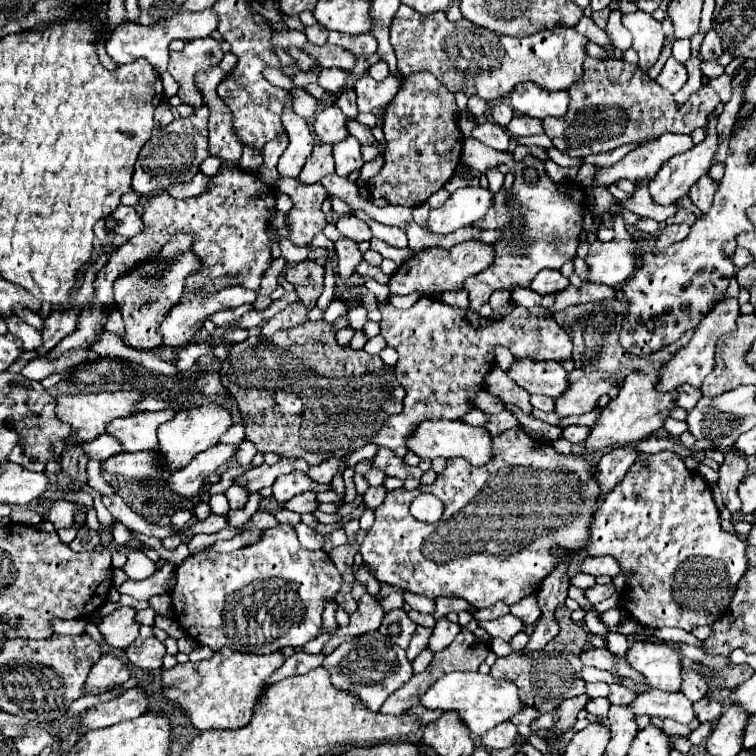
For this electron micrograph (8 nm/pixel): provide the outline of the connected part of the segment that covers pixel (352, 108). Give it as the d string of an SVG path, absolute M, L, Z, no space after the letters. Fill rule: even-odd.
M344 89L340 93L340 97L336 99L336 105L342 109L342 113L348 119L356 119L356 115L358 115L358 109L356 109L356 93L352 89Z

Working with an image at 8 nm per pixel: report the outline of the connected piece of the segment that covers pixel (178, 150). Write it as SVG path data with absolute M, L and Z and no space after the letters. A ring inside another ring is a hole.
M200 105L192 117L172 121L170 125L156 131L142 147L134 167L132 189L140 195L148 195L156 189L168 189L170 185L186 183L200 171L200 163L208 157L208 107Z

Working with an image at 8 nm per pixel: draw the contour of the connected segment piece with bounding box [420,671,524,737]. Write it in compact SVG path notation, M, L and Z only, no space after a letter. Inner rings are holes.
M458 671L444 675L422 695L420 703L428 709L444 709L444 711L456 709L464 719L464 723L468 725L470 733L474 733L474 737L482 737L498 723L510 721L524 707L524 703L520 703L518 697L516 683L506 679L496 679L490 673L484 675L480 671Z

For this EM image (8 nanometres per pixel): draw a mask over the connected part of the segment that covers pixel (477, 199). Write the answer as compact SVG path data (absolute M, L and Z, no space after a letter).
M484 187L458 189L448 197L448 201L442 207L430 211L428 227L432 233L446 235L460 227L474 225L476 221L484 219L488 207L492 207L492 199L494 193Z

